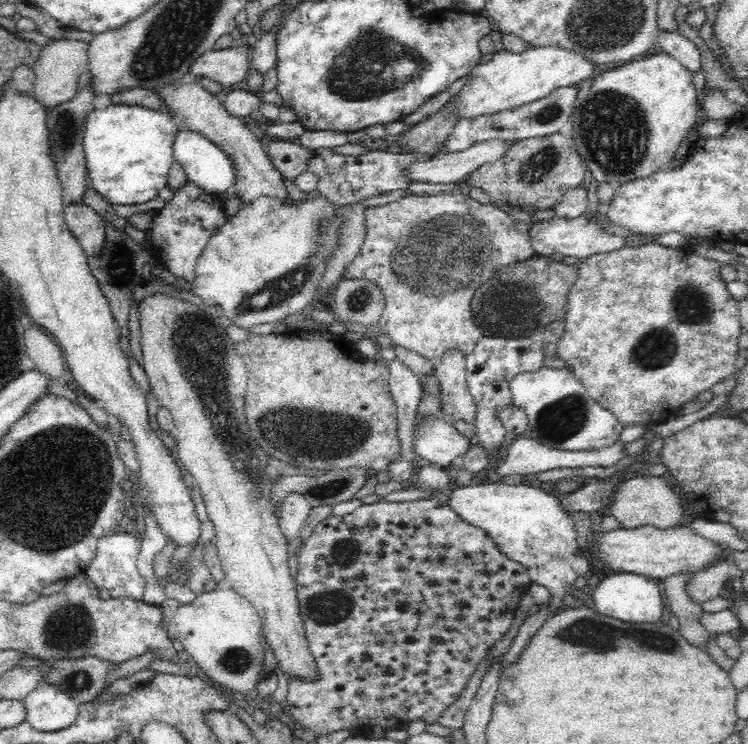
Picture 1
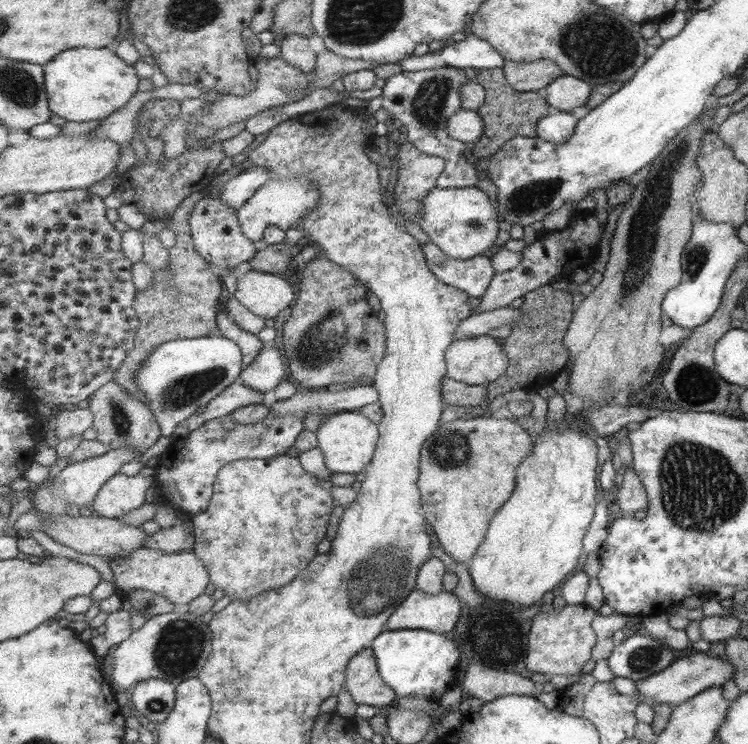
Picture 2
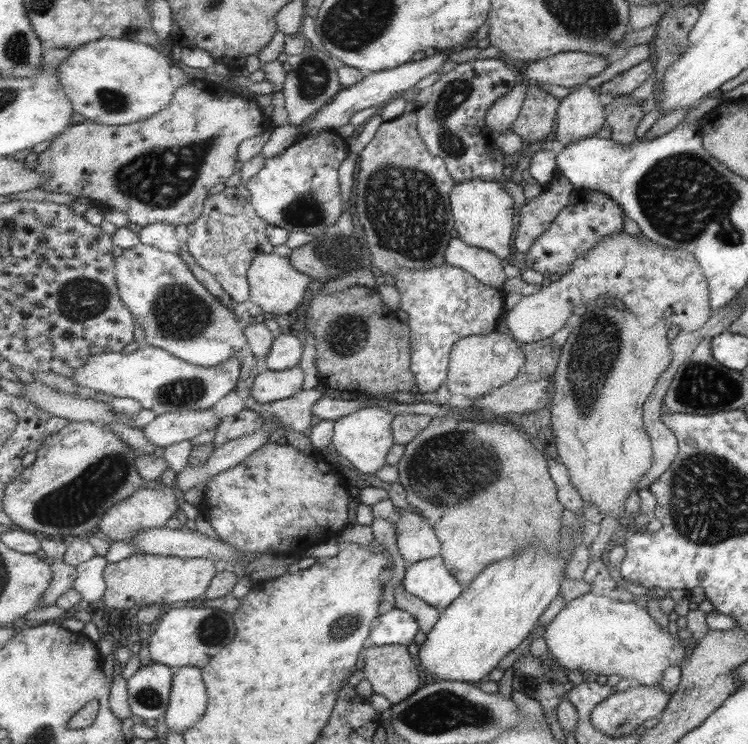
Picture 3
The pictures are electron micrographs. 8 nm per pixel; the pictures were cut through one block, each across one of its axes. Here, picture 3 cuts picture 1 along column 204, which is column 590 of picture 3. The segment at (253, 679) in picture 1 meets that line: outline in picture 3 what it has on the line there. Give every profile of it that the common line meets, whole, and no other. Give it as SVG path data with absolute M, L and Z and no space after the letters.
M590 592L566 602L549 624L544 626L542 637L547 652L567 672L580 670L606 677L617 674L617 676L629 681L636 678L640 686L658 684L663 670L667 666L686 662L691 645L683 640L673 638L666 628L664 629L657 624L646 610L634 602L622 602L606 596L596 596Z

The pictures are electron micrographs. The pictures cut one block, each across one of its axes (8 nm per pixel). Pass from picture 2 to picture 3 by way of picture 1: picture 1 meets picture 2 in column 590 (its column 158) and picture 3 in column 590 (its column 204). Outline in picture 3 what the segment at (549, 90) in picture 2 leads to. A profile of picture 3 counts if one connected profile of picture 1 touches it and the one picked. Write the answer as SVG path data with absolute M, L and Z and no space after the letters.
M581 84L564 96L556 108L556 120L552 133L556 147L567 146L590 136L596 136L603 128L605 110L595 98L594 90Z

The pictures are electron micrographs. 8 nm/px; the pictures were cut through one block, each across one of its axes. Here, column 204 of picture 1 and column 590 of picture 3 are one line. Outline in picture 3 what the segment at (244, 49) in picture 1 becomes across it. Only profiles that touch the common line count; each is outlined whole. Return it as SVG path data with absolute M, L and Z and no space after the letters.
M573 51L560 52L546 59L529 62L524 71L524 80L532 83L534 87L539 84L549 84L571 89L576 85L585 84L589 78L593 78L601 70L605 70L609 62L610 59L606 59L601 55Z

